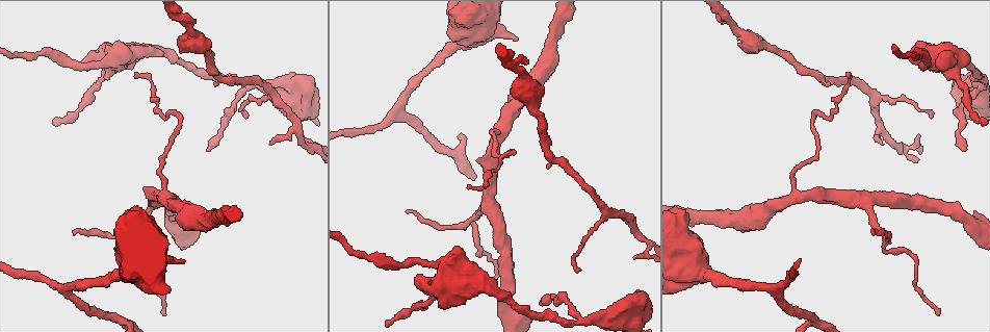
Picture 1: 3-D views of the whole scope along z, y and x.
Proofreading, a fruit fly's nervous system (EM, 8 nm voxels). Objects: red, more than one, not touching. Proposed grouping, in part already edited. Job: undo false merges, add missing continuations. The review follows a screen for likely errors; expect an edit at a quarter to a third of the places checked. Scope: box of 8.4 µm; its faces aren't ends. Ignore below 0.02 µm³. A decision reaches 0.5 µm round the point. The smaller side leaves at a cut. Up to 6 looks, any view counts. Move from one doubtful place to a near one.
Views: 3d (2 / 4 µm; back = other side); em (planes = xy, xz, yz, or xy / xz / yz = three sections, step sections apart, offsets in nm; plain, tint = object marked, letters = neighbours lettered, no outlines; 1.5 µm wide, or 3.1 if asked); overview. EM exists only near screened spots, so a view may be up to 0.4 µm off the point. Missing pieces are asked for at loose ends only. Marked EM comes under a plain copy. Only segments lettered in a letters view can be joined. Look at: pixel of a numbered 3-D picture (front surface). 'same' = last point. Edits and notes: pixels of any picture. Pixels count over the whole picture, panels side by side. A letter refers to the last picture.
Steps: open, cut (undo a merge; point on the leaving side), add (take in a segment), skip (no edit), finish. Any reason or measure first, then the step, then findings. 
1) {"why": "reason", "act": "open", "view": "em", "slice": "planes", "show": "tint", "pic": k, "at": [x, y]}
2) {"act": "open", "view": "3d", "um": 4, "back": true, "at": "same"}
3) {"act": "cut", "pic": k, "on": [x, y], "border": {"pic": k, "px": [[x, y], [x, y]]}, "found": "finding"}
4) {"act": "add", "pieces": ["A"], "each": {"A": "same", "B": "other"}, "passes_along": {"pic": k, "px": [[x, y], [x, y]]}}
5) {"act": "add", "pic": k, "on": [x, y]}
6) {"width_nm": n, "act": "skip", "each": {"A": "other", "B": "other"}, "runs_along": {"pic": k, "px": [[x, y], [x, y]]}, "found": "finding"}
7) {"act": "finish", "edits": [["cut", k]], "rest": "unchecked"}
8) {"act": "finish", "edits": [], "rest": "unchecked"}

{"why": "branch stops here", "act": "open", "view": "3d", "um": 2, "pic": 1, "at": [184, 263]}

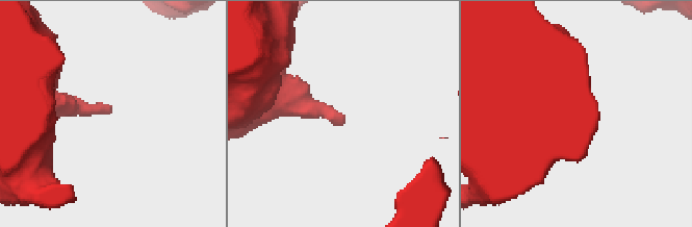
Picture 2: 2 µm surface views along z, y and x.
{"why": "shape alone is not enough", "act": "open", "view": "em", "slice": "xy", "step": 8, "show": "letters", "pic": 2, "at": [343, 120]}

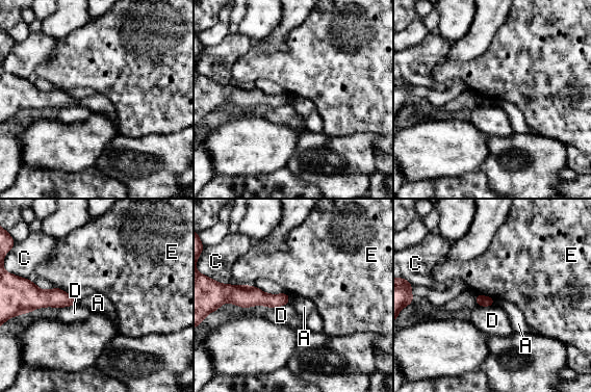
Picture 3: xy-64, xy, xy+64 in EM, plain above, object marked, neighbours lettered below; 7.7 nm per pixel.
{"act": "skip", "each": {"A": "other", "C": "other", "D": "other", "E": "other"}, "border": {"pic": 3, "px": [[476, 293], [493, 298]]}, "found": "no lettered segment goes on from it"}

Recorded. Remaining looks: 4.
{"act": "open", "view": "3d", "um": 4, "pic": 1, "at": [975, 223]}

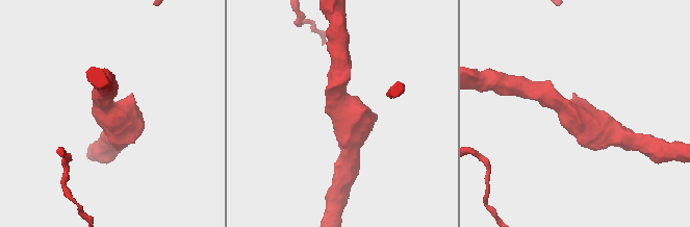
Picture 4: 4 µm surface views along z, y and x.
{"act": "open", "view": "em", "slice": "yz", "step": 4, "show": "tint", "pic": 4, "at": [115, 116]}

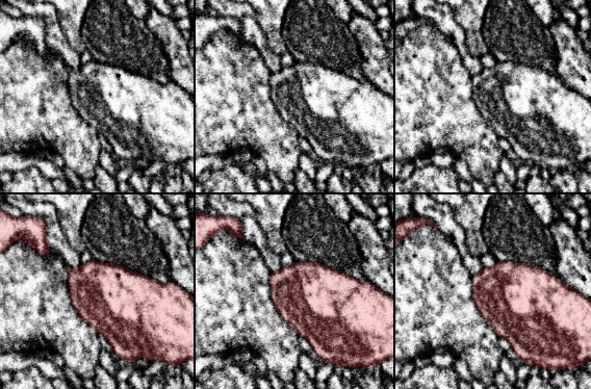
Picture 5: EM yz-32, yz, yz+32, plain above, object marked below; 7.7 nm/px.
{"act": "open", "view": "em", "slice": "planes", "show": "letters", "at": "same"}

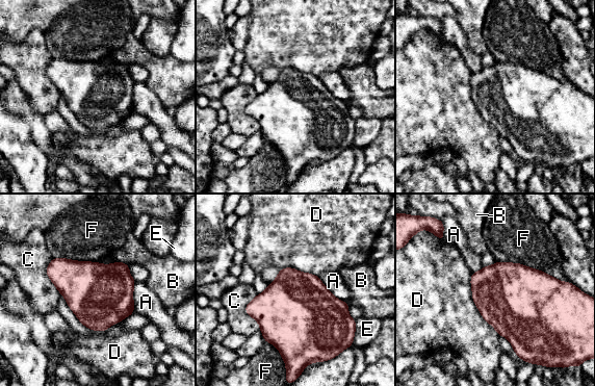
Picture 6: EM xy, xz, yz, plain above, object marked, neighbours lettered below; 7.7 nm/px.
{"act": "skip", "each": {"A": "other", "B": "other", "C": "other", "D": "other", "E": "other", "F": "other"}, "border": {"pic": 6, "px": [[496, 261], [519, 262], [567, 281]]}, "found": "one neuron here"}

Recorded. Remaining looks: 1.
{"act": "finish", "edits": [], "rest": "unchecked"}

